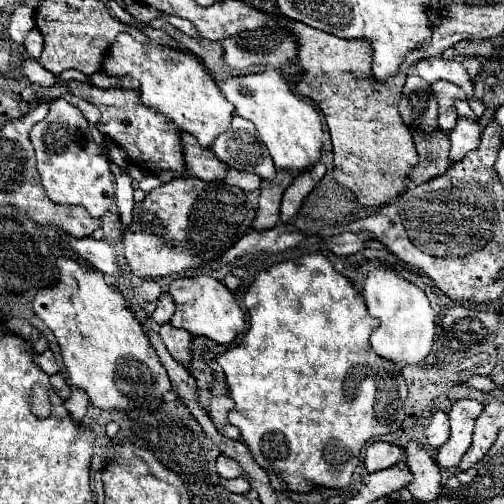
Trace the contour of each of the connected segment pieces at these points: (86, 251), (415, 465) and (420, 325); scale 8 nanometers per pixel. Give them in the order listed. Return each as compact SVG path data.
M67 236L67 242L79 258L93 264L99 272L103 272L103 274L117 274L119 272L117 254L115 254L115 248L111 244L107 244L103 240L101 242L93 240L91 236L87 236L87 238Z
M409 442L407 448L407 466L413 472L415 480L407 486L415 502L433 502L441 498L441 470L431 454L417 442Z
M373 270L365 280L363 298L369 314L379 320L379 328L371 334L371 348L375 354L395 362L399 368L421 364L429 356L435 336L435 312L431 310L425 292L395 272Z

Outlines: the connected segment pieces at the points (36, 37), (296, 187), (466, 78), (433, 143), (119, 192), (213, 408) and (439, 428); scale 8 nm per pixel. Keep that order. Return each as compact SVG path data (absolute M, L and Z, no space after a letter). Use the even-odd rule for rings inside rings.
M33 28L33 30L27 34L23 46L25 46L25 50L27 50L27 54L29 54L31 58L39 58L39 56L41 56L41 50L43 50L43 38L41 38L41 34L39 34L37 28Z
M319 162L309 174L299 174L293 180L293 184L283 194L281 224L287 224L289 220L293 220L297 216L299 208L303 206L303 200L311 194L311 190L317 186L317 182L323 178L323 174L325 174L325 164Z
M443 58L419 60L415 64L415 74L419 74L427 84L433 84L433 82L439 82L439 80L453 82L459 88L465 90L467 98L471 98L473 92L475 92L473 76L465 70L463 64L459 64L455 60L443 60Z
M437 130L433 138L425 138L423 134L415 134L415 148L419 152L419 164L411 168L407 174L415 184L423 184L431 178L441 176L451 164L449 154L449 132Z
M111 164L113 174L115 174L115 202L119 208L119 216L121 216L121 232L125 232L131 226L131 218L133 218L133 180L131 176L123 174L119 166Z
M215 396L215 398L211 398L211 404L209 404L209 410L207 412L209 412L209 418L213 420L213 424L217 426L217 430L223 436L237 440L241 436L241 432L227 422L227 412L233 406L235 406L235 402L233 402L231 396Z
M435 412L425 434L427 434L427 444L431 448L435 448L435 450L441 448L449 438L449 418L447 418L447 414L445 412Z

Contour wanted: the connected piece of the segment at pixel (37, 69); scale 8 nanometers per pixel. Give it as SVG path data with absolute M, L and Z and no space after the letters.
M25 58L25 60L21 62L19 70L21 70L21 74L23 74L29 82L33 82L33 84L37 84L37 86L53 86L53 84L57 82L55 76L53 76L49 70L45 70L37 60L31 60L31 58Z

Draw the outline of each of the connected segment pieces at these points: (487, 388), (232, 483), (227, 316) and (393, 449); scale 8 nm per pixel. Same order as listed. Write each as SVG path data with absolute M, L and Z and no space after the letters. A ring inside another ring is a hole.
M473 376L473 378L469 378L467 384L477 388L477 390L481 390L481 392L485 392L485 394L489 394L493 390L499 390L499 386L489 376Z
M241 476L241 478L237 478L237 480L221 480L221 486L227 490L227 492L237 492L237 494L243 494L243 492L247 492L251 486L249 486L249 482Z
M205 274L195 278L177 278L169 286L169 294L177 304L177 310L169 322L191 332L193 336L207 336L217 344L231 344L235 336L245 328L245 314L239 308L235 294L217 278Z
M373 442L365 452L365 468L367 472L385 470L387 466L395 466L403 458L401 448L387 442Z

